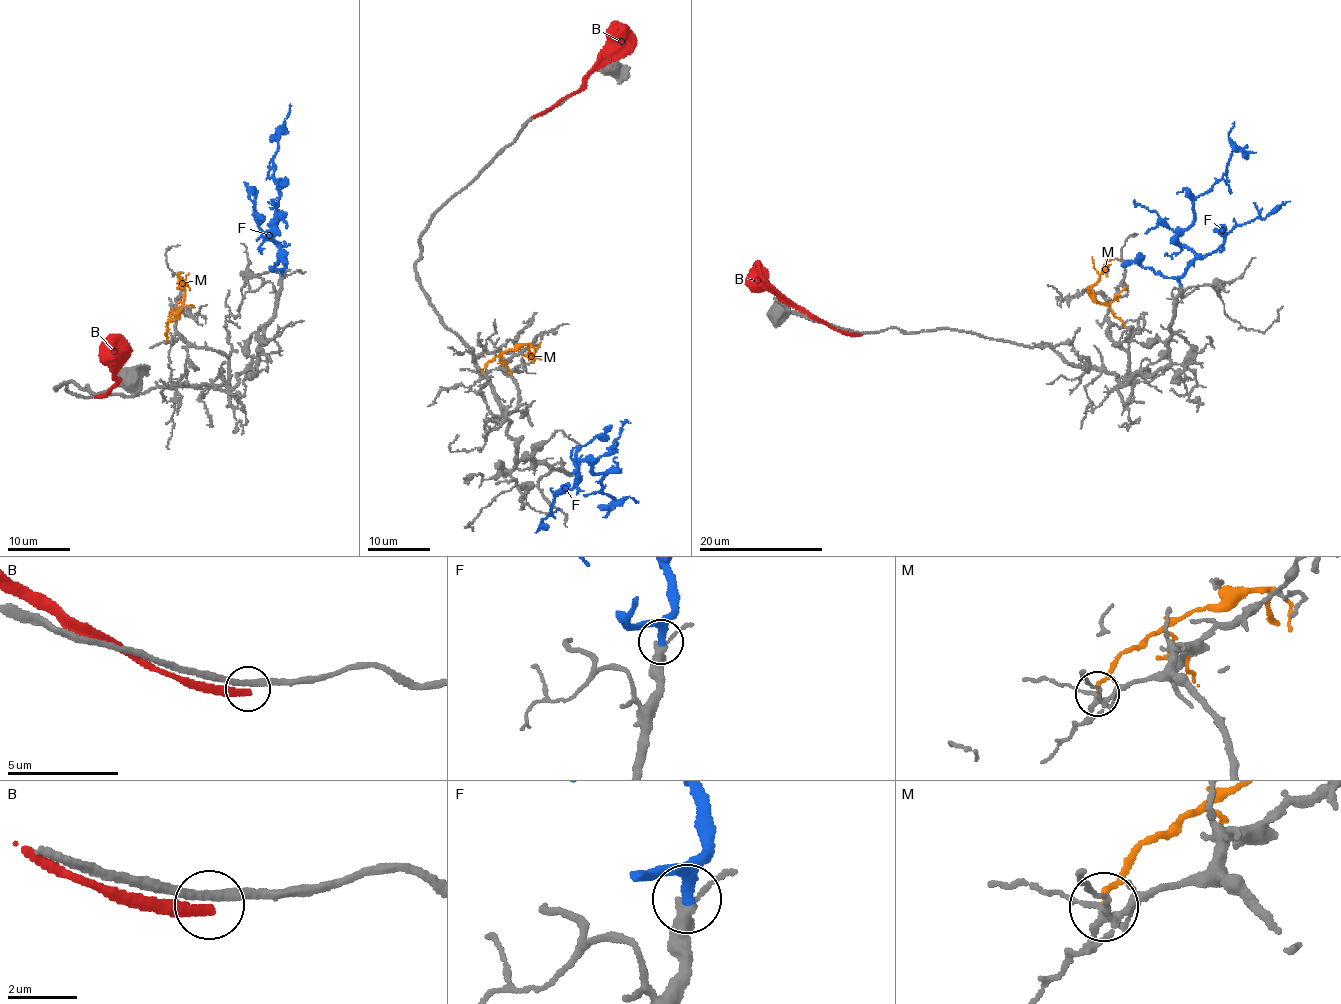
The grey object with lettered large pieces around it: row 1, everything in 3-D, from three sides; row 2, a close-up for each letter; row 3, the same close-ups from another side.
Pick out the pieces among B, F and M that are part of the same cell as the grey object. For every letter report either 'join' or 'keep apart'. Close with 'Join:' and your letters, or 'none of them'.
B: keep apart
F: join
M: keep apart
Join: F

